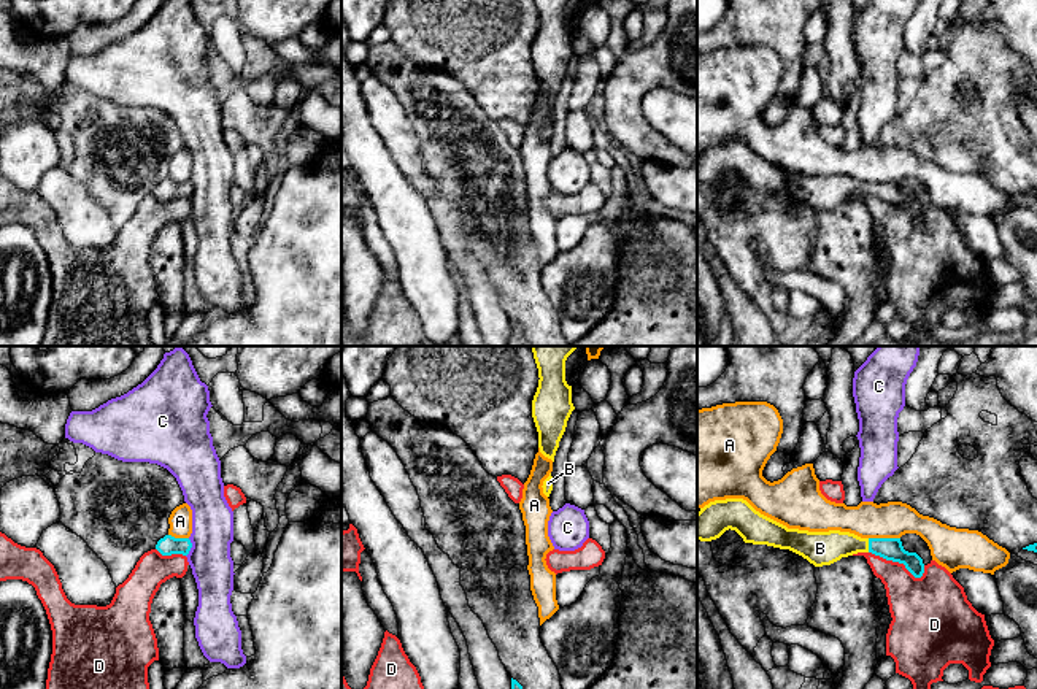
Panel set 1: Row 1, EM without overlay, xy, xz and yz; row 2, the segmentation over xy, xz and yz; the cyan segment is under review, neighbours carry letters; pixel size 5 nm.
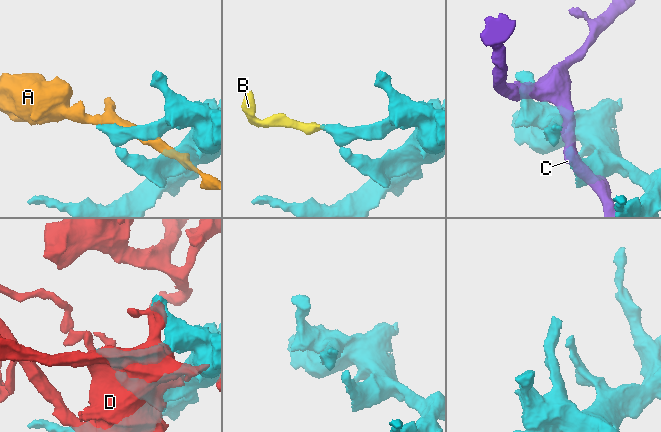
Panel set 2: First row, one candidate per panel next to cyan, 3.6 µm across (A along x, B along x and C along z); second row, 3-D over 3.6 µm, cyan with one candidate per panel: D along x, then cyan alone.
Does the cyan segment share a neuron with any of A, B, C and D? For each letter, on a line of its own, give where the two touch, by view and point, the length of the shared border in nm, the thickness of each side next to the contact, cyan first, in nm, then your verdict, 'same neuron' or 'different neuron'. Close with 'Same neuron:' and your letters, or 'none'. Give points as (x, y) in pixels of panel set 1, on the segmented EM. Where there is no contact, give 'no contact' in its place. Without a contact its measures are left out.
A: contact yz (885, 538); length 160 nm; calibres 110 and 190 nm; different neuron
B: contact yz (869, 545); length 70 nm; calibres 110 and 180 nm; same neuron
C: contact xy (191, 546); length 100 nm; calibres 100 and 220 nm; different neuron
D: contact yz (898, 561); length 300 nm; calibres 110 and 280 nm; different neuron
Same neuron: B

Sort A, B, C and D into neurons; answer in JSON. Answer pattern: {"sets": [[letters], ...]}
{"sets": [["A"], ["B"], ["C"], ["D"]]}

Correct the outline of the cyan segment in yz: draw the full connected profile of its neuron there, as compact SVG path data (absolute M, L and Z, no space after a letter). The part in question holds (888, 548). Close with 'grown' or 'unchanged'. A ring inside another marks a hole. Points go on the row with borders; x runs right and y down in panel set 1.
M743 498L715 500L697 513L697 540L716 540L729 529L735 530L745 543L789 549L815 567L831 565L858 552L872 552L904 564L915 578L924 573L923 559L916 552L905 551L900 538L861 538L840 530L788 529L756 511Z; grown

